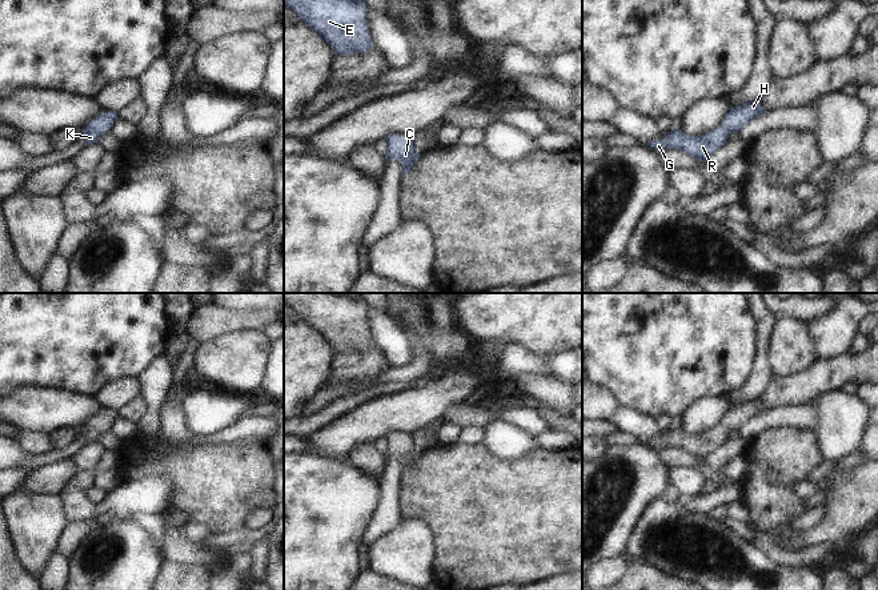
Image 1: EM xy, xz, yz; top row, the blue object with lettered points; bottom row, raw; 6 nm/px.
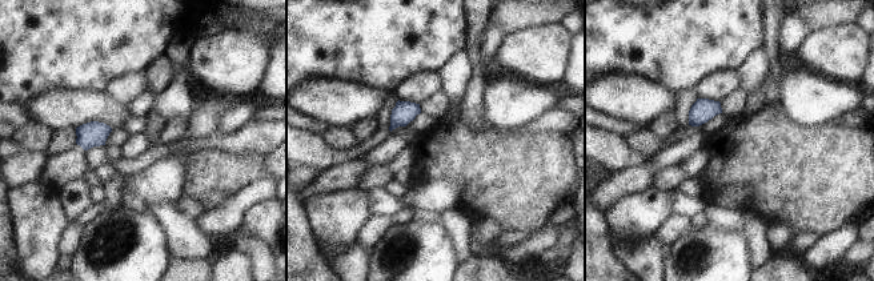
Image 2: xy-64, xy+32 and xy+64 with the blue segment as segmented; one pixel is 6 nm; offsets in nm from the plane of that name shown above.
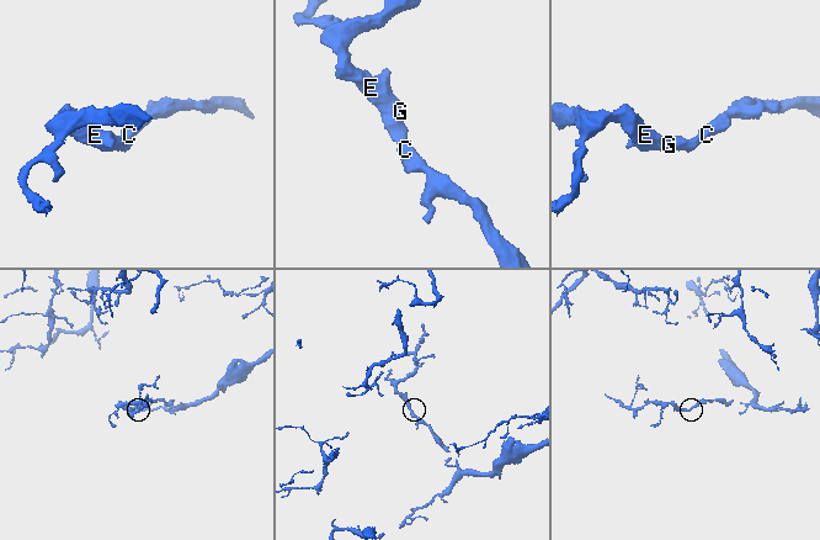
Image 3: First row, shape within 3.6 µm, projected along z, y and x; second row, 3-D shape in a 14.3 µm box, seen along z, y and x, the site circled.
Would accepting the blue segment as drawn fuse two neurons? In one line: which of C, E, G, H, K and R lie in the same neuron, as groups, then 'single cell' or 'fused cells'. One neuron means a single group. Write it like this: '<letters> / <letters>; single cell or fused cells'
C E G H K R; single cell

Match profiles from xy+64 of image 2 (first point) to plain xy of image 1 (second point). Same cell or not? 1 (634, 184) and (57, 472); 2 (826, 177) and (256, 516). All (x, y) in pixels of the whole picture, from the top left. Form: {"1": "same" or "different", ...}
{"1": "same", "2": "different"}

